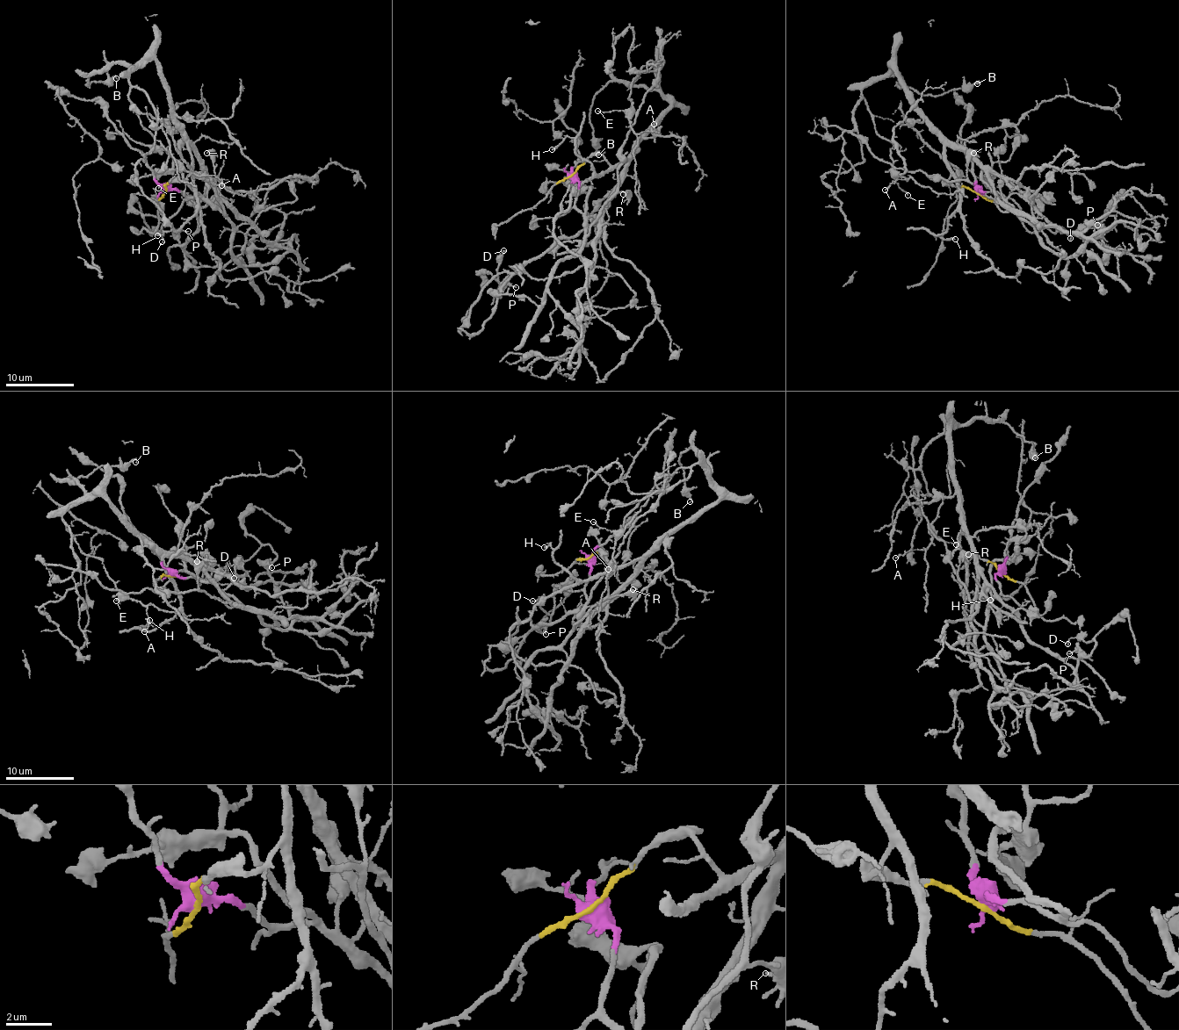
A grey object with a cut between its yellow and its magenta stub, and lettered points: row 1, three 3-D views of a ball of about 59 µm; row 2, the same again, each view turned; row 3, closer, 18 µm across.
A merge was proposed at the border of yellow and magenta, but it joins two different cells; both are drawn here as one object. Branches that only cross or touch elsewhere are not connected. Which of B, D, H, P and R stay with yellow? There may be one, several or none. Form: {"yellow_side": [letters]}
{"yellow_side": ["B", "H"]}

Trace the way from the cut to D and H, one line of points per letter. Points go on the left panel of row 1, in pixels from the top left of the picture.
D: (164, 192), (198, 197), (225, 213), (232, 252), (243, 264), (196, 268), (167, 222), (156, 231), (162, 241)
H: (164, 192), (167, 184), (179, 182), (190, 173), (197, 206), (192, 216), (179, 229), (163, 230), (158, 235)

